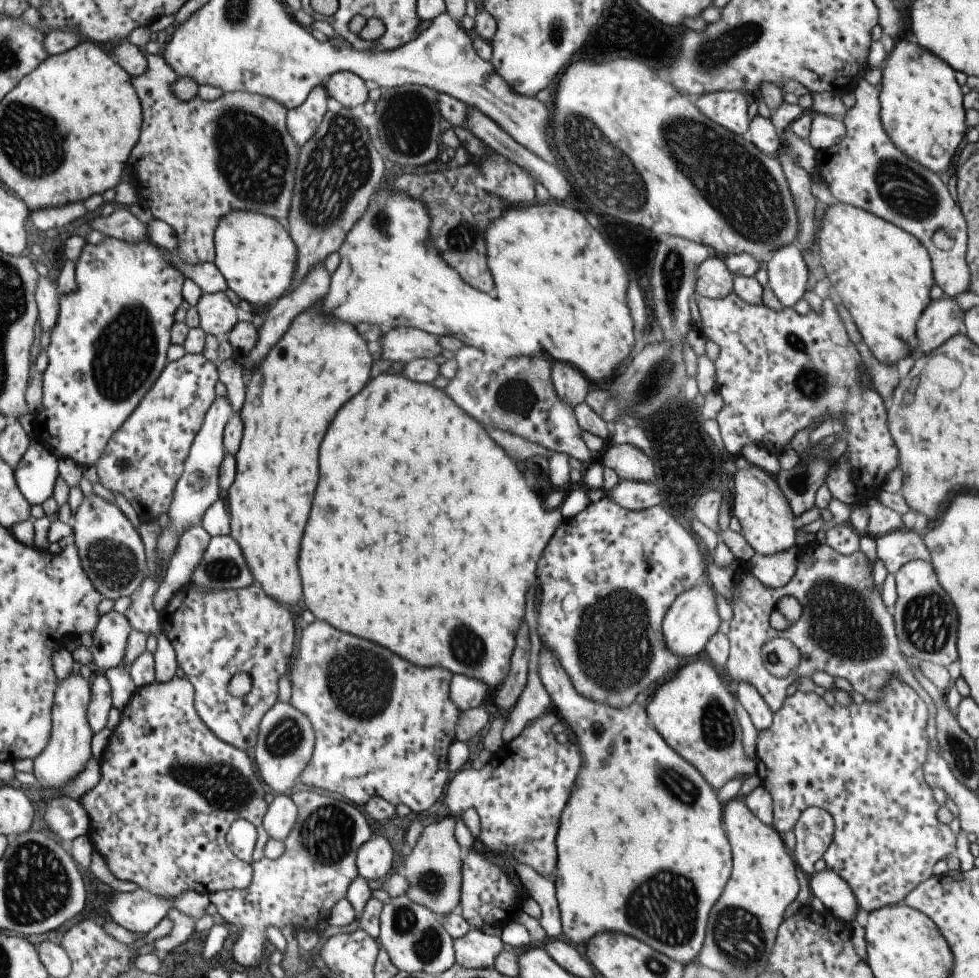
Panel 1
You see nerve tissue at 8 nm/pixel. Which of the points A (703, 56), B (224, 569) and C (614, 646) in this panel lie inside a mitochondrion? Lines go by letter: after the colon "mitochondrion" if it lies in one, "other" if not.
A: mitochondrion
B: mitochondrion
C: mitochondrion

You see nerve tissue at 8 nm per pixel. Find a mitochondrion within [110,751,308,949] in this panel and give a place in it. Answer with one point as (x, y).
(225, 787)

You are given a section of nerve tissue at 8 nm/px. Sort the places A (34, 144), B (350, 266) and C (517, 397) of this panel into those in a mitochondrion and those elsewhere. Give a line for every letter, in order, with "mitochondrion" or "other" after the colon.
A: mitochondrion
B: other
C: mitochondrion

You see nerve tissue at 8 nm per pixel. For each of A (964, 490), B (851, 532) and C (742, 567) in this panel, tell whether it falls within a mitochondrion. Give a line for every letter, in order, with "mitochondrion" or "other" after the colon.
A: other
B: other
C: other

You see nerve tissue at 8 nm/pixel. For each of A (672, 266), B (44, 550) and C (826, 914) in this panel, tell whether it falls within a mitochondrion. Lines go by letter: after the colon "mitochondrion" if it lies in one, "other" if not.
A: mitochondrion
B: other
C: other

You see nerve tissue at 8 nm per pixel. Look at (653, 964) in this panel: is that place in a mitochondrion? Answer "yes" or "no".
yes

